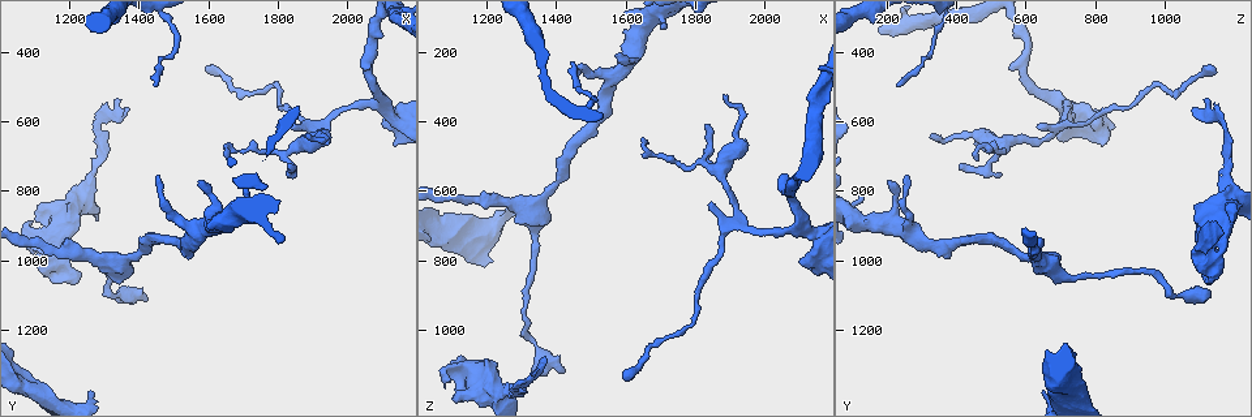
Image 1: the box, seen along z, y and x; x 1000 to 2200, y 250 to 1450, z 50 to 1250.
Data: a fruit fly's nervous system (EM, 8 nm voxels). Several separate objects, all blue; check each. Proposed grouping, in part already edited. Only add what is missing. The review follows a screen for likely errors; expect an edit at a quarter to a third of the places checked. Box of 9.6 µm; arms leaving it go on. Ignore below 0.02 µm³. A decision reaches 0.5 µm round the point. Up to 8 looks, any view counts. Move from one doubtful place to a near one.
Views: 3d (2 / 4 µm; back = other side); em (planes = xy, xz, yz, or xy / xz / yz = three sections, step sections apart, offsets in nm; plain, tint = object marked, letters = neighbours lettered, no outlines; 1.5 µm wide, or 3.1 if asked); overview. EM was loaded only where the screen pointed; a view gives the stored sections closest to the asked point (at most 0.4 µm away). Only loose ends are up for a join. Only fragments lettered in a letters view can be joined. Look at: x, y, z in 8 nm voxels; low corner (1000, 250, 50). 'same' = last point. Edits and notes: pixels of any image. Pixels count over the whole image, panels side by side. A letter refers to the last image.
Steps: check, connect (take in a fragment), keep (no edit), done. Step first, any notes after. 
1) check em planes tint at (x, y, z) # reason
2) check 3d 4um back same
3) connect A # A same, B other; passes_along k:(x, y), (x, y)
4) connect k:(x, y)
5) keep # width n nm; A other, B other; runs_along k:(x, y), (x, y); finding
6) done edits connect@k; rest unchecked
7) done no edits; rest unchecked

check em xy step 8 tint at (1420, 1120, 1130) # long arm stops here

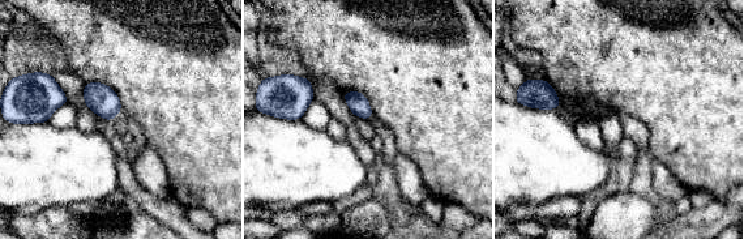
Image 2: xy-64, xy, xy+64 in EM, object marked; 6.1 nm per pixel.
check em planes letters same

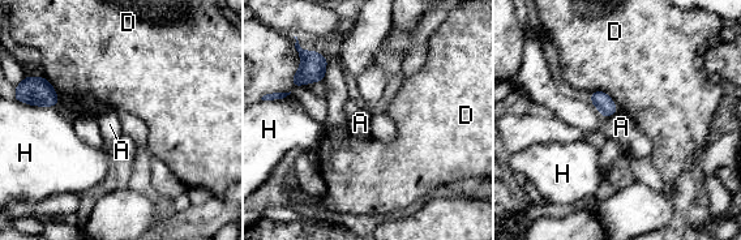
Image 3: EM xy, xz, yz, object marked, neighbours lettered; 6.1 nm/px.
keep # A other, D other, H other; border 3:(613, 114), (603, 118); no lettered fragment goes on from it

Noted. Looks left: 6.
check 3d 4um at (1590, 440, 1130)

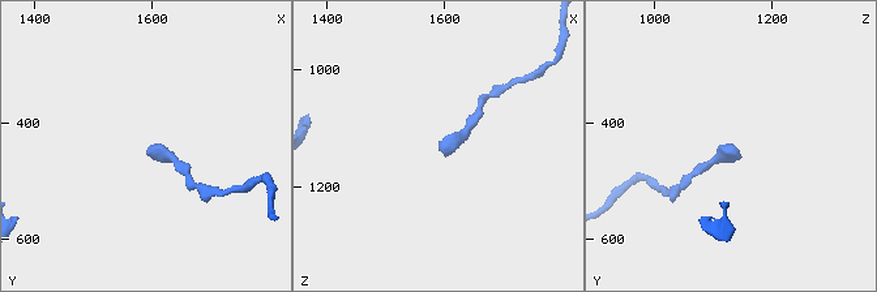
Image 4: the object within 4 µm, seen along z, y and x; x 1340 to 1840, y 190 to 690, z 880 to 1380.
check em planes plain at (1595, 435, 1130)

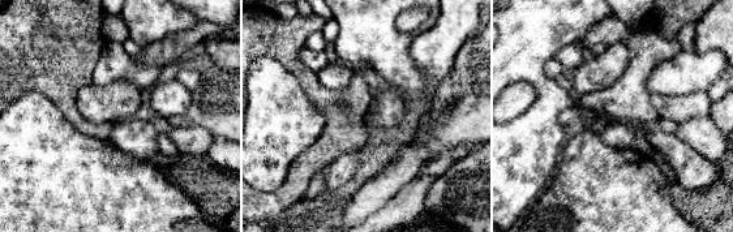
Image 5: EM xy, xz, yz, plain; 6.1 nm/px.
check em planes letters same

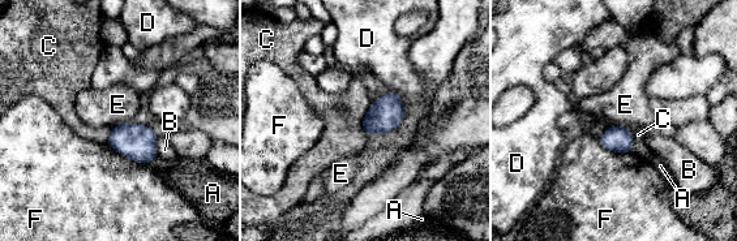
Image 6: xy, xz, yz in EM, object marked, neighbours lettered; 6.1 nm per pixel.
keep # width 160 nm; A other, B other, C other, D other, E other, F other; border 6:(129, 121), (114, 127); none of them fits

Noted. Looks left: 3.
check 3d 4um at (1330, 540, 1130) # tapers out

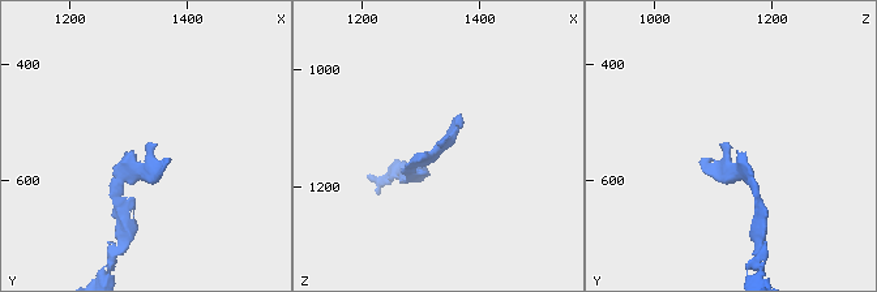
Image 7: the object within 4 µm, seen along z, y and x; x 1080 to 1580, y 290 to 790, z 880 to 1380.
check em planes tint at (1330, 540, 1125)

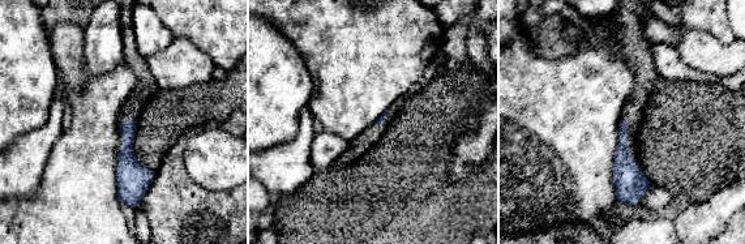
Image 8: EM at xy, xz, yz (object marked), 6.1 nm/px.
check em planes letters same

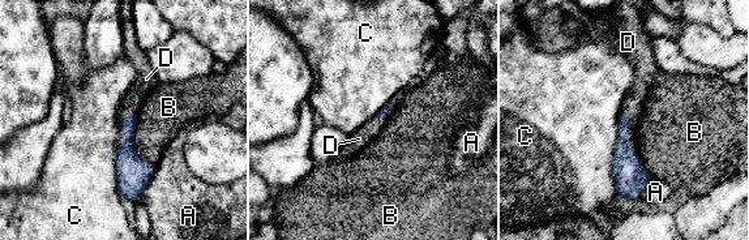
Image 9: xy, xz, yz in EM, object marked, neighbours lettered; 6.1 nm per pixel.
connect D # A other, B other, C other, D same; passes_along 9:(629, 172), (626, 133), (633, 103); the neuron continues

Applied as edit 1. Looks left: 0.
done edits connect@9; rest unchecked

